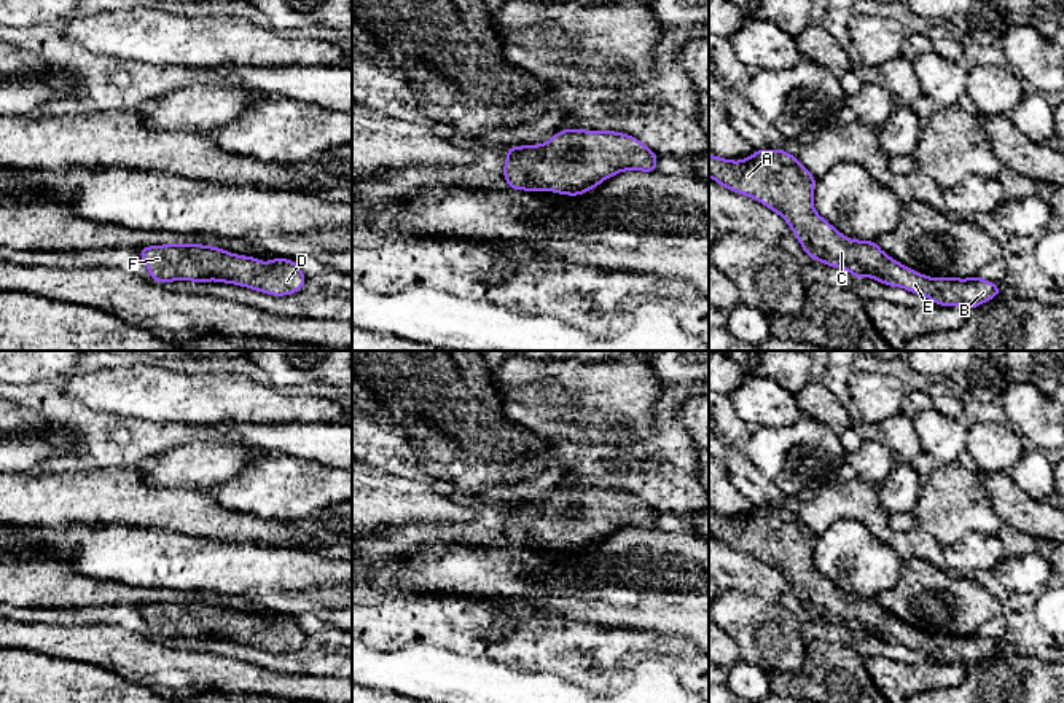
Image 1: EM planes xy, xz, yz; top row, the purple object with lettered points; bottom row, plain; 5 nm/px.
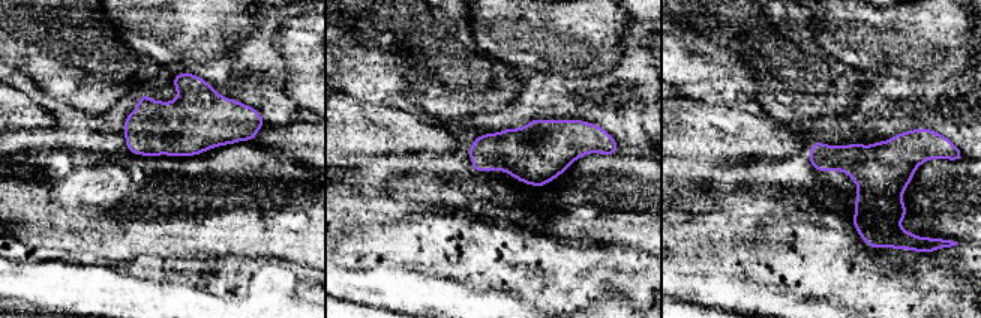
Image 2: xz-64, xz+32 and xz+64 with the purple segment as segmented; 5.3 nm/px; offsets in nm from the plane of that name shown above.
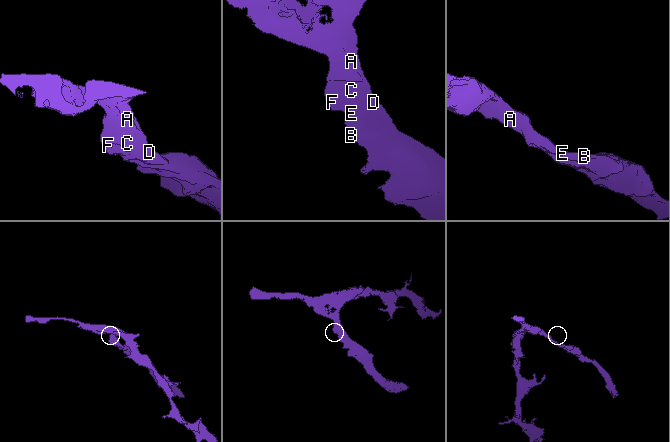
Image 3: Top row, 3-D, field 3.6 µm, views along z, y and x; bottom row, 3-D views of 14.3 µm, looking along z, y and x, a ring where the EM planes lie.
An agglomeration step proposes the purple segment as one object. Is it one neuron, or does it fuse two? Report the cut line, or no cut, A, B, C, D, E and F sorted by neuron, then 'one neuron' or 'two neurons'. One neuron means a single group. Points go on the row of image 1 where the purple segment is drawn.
no cut; A B C D E F; one neuron

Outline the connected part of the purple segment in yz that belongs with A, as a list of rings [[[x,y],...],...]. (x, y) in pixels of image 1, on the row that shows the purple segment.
[[[782,148],[755,150],[741,161],[709,155],[709,177],[779,214],[812,260],[844,268],[857,279],[873,277],[924,295],[935,304],[967,311],[1000,295],[997,284],[978,276],[929,277],[884,253],[874,241],[847,239],[816,212],[812,196],[817,179]]]

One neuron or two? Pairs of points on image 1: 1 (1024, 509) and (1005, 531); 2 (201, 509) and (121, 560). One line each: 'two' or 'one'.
1: two
2: two

